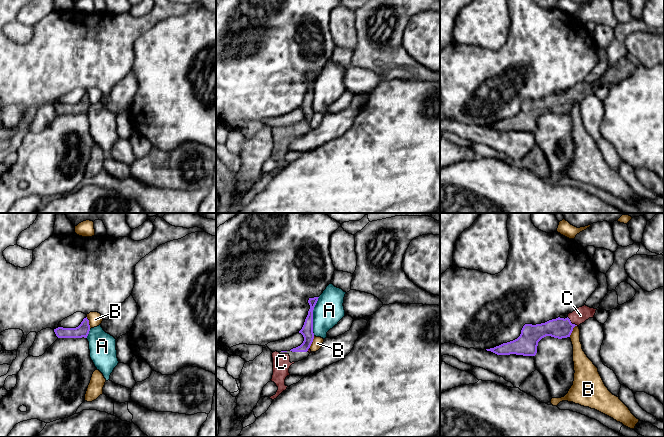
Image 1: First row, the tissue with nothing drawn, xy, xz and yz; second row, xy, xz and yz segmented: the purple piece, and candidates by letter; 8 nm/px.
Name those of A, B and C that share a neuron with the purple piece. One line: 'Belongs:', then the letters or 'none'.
Belongs: C

